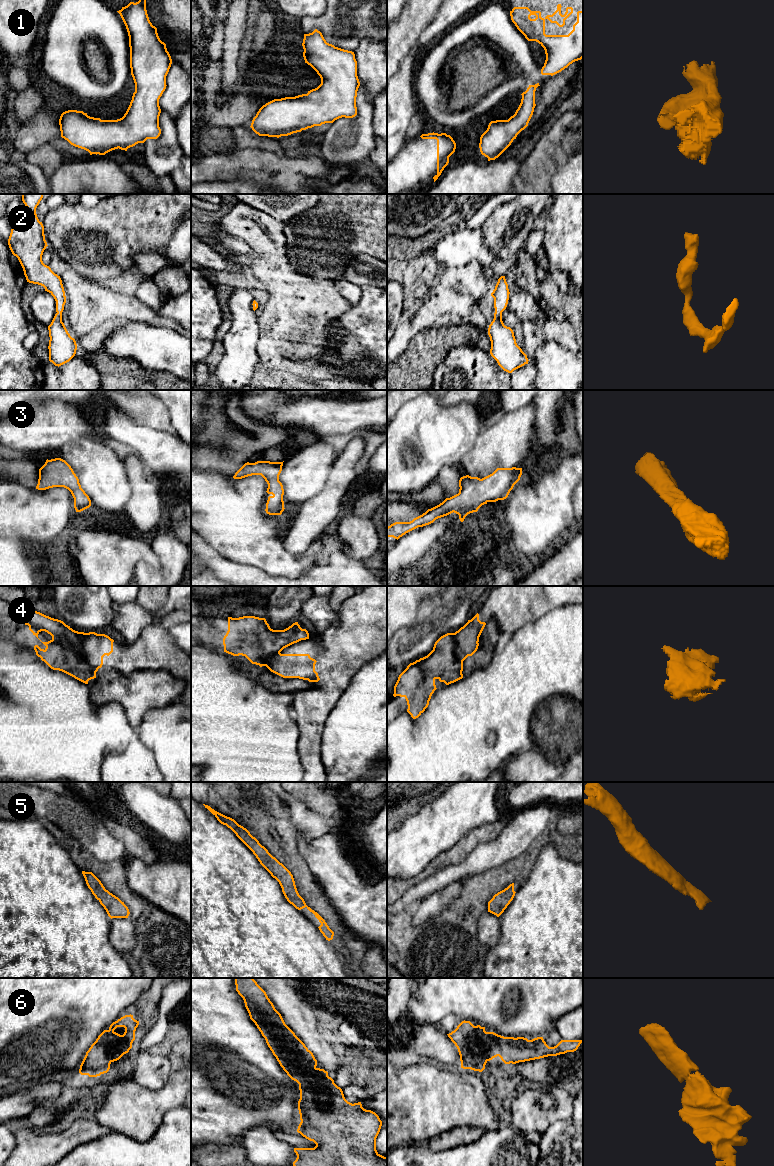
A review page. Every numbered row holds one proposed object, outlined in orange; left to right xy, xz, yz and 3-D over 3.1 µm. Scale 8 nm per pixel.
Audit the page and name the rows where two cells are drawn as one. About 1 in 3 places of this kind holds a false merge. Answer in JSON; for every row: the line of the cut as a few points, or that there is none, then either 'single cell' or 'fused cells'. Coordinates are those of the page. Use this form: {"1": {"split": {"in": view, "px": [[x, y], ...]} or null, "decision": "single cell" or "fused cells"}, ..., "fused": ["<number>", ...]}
{"1": {"split": null, "decision": "single cell"}, "2": {"split": null, "decision": "single cell"}, "3": {"split": null, "decision": "single cell"}, "4": {"split": {"in": "xy", "px": [[78, 632], [80, 656], [89, 665], [100, 667]]}, "decision": "fused cells"}, "5": {"split": null, "decision": "single cell"}, "6": {"split": null, "decision": "single cell"}, "fused": ["4"]}

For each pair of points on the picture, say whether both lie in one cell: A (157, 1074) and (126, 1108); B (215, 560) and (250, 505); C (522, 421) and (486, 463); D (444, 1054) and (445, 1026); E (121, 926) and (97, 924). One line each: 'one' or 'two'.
A: two
B: two
C: one
D: two
E: two

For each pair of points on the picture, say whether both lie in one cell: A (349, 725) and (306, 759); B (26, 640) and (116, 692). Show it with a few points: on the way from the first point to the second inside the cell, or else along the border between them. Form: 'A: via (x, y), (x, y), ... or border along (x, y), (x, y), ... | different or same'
A: border along (325, 723), (321, 747) | different
B: via (48, 655), (64, 655), (81, 671), (94, 676) | same

